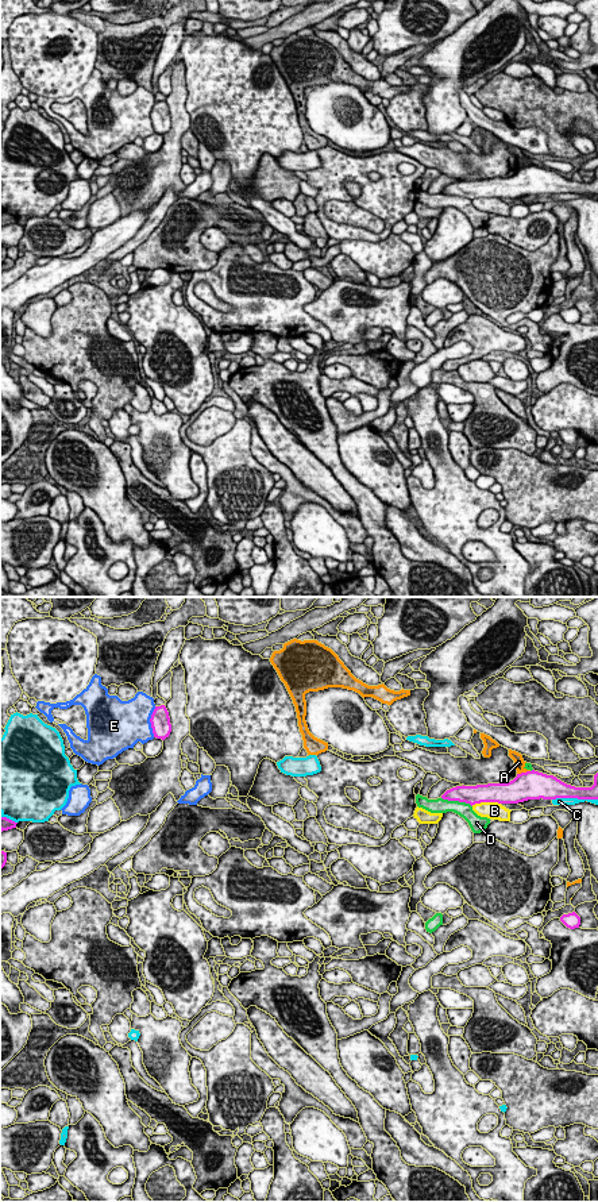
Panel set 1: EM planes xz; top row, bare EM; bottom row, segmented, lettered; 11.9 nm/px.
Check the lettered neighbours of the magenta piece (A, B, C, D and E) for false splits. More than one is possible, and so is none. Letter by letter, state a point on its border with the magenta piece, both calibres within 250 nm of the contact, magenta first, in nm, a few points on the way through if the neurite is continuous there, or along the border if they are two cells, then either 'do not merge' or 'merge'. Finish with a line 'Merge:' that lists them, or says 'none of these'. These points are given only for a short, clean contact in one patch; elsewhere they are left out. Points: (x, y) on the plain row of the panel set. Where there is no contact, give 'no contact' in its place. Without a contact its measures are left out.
A: meets magenta in xz at (523, 168); 360 nm thick on the magenta side, 130 nm on the other; do not merge
B: meets magenta in xz at (485, 196); 260 nm thick on the magenta side, 200 nm on the other; do not merge
C: meets magenta in xz at (574, 192); 220 nm thick on the magenta side, 100 nm on the other; do not merge
D: meets magenta in xz at (456, 195); 220 nm thick on the magenta side, 170 nm on the other; do not merge
E: meets magenta in xz at (150, 116); 240 nm thick on the magenta side, 480 nm on the other; do not merge
Merge: none of these

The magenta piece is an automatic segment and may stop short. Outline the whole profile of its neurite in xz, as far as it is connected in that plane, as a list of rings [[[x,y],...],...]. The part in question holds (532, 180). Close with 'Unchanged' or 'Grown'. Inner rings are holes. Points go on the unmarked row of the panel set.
[[[526,166],[508,178],[487,178],[477,181],[456,181],[447,185],[443,194],[459,196],[471,201],[481,197],[518,199],[528,194],[578,193],[598,194],[598,167],[591,182],[575,182],[553,170]]]. Unchanged

